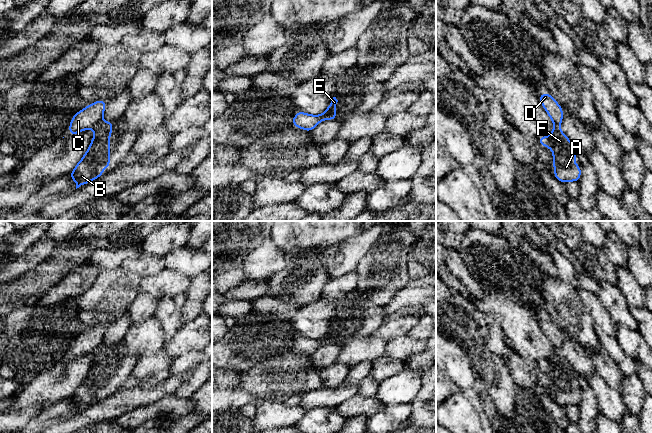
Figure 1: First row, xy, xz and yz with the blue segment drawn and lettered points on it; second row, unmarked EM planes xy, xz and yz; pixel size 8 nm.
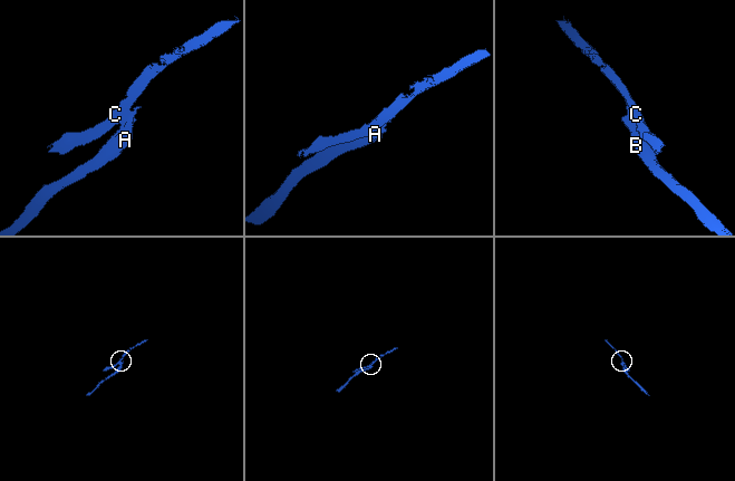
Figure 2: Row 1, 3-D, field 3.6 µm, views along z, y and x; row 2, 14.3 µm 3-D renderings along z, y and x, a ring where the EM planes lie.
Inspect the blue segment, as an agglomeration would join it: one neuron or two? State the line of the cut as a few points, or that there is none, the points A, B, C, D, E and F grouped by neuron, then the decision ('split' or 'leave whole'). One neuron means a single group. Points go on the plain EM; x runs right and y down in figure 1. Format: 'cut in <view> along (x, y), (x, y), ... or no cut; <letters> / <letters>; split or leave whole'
cut in xy along (102, 344), (93, 351); A B E F / C D; split

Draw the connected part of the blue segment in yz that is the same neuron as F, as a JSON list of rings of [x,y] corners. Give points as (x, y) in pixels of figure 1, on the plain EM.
[[[554,348],[552,357],[546,361],[542,360],[537,366],[552,374],[554,400],[559,406],[579,406],[581,391],[575,387],[577,373],[561,355],[559,349]]]

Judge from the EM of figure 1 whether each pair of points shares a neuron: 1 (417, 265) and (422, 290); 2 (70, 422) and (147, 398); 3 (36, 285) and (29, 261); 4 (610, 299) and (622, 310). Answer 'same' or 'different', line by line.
1: different
2: same
3: different
4: same

